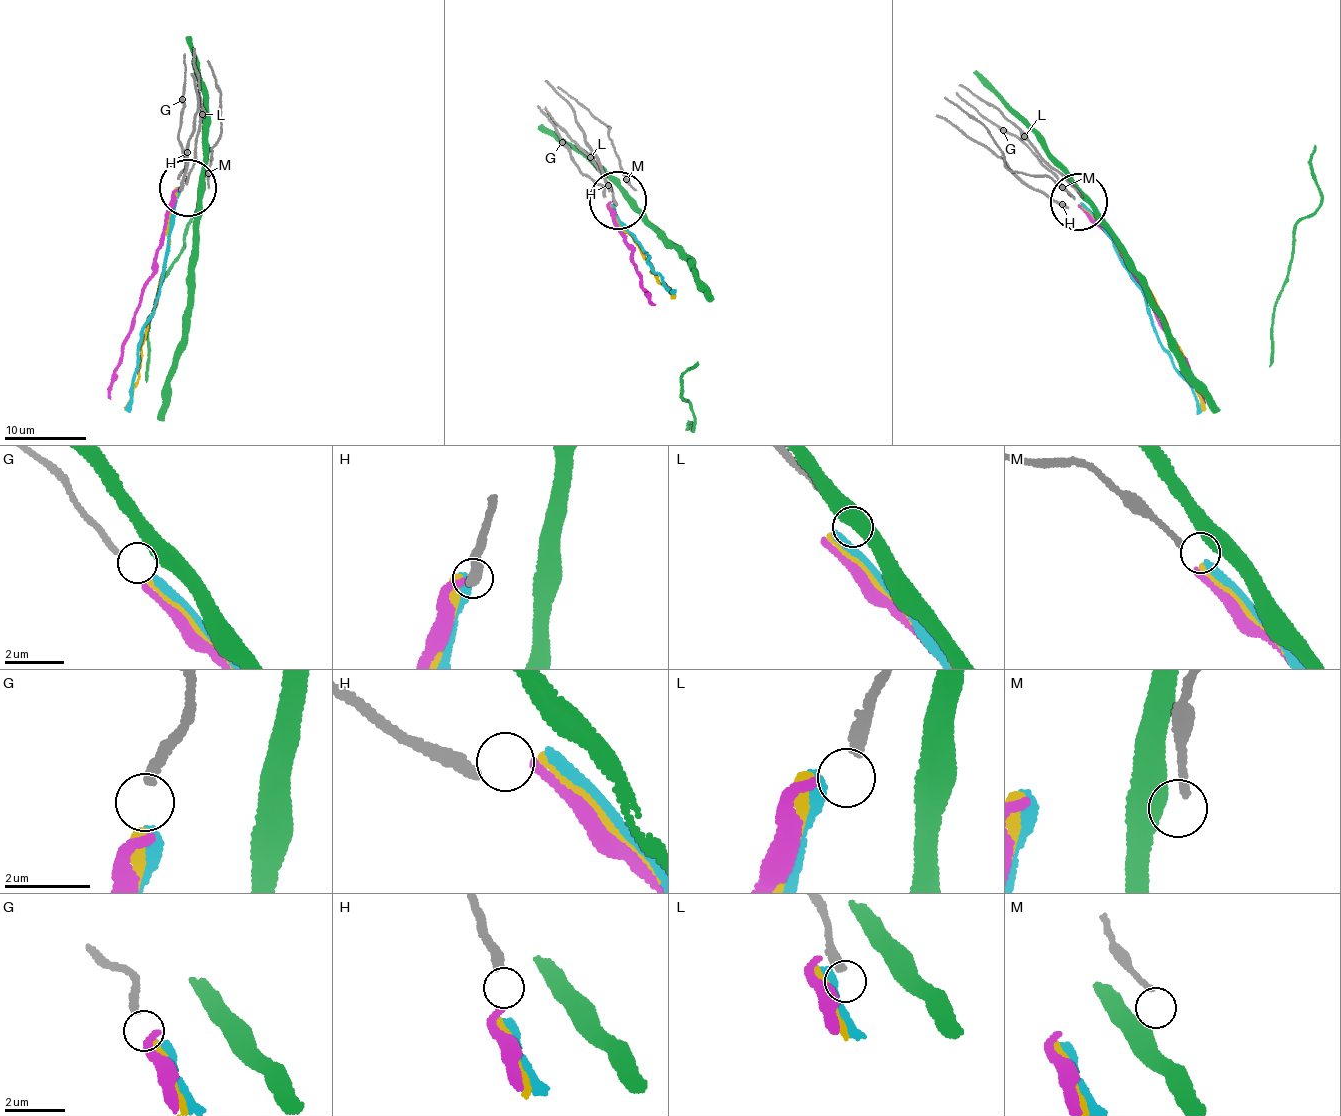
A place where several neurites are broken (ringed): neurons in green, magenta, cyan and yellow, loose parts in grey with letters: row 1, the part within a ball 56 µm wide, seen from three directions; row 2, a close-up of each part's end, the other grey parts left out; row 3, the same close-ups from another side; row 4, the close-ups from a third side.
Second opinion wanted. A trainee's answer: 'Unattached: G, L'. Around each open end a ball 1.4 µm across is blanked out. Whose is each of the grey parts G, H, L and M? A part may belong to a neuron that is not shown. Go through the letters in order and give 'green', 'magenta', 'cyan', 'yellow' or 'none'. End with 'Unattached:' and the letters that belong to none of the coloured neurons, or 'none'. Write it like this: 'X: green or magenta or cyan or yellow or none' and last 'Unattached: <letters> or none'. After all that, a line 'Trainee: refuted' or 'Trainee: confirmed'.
G: yellow
H: magenta
L: none
M: none
Unattached: L, M
Trainee: refuted

